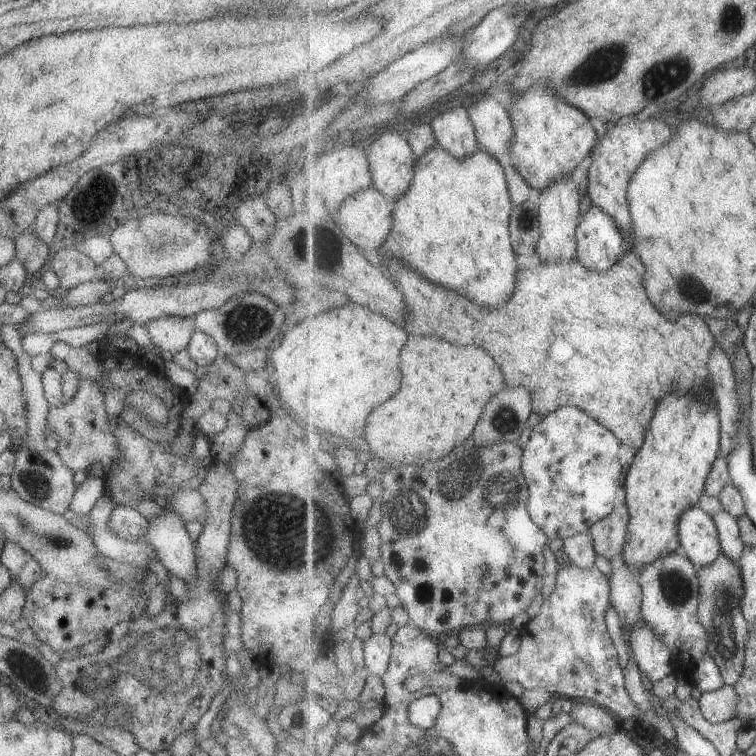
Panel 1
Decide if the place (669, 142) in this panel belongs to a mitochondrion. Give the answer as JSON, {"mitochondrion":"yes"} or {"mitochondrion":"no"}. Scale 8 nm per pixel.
{"mitochondrion":"no"}

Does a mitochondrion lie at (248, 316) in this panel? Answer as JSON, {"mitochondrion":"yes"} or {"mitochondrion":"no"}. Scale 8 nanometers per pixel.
{"mitochondrion":"no"}

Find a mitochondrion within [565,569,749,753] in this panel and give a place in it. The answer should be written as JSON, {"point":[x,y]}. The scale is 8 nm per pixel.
{"point":[723,619]}

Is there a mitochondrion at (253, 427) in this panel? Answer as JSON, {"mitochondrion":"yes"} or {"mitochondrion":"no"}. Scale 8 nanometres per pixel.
{"mitochondrion":"no"}

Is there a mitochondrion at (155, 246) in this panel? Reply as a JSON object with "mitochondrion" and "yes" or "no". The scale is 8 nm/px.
{"mitochondrion":"yes"}

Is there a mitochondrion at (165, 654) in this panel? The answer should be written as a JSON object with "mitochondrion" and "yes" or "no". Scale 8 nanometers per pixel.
{"mitochondrion":"yes"}

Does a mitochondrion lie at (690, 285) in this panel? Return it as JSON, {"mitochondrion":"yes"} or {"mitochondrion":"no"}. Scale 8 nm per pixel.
{"mitochondrion":"yes"}

